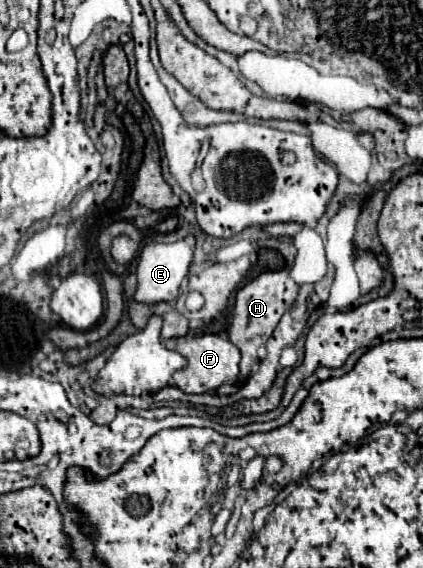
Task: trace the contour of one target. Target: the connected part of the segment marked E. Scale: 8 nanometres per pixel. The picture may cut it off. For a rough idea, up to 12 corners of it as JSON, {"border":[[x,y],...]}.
{"border":[[195,237],[147,243],[137,259],[139,303],[175,301]]}

